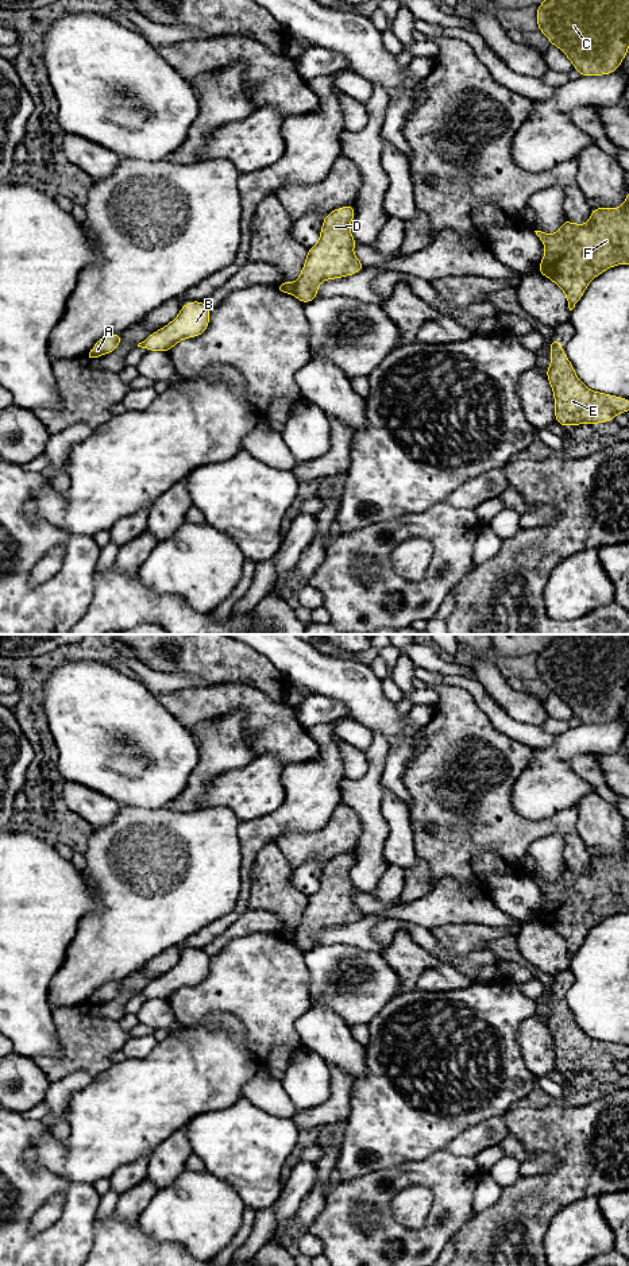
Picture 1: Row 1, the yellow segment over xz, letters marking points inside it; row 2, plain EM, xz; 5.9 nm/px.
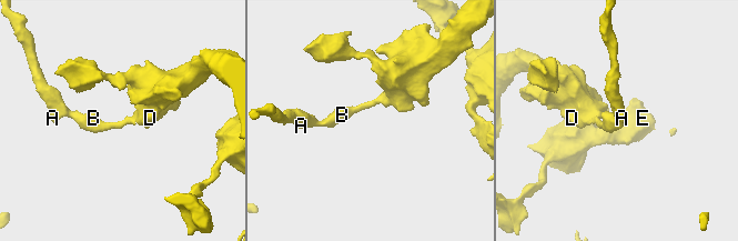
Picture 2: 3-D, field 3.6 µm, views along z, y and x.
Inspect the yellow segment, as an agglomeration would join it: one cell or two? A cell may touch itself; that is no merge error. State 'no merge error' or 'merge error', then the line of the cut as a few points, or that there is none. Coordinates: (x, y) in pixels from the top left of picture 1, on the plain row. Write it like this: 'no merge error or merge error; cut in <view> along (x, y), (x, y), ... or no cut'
merge error; cut in xz along (296, 931), (292, 940)

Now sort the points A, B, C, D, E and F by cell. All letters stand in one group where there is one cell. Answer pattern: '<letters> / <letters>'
A B / C D E F

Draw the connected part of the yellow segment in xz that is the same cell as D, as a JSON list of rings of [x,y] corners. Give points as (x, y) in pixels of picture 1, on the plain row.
[[[354,853],[331,858],[323,868],[319,889],[308,898],[306,907],[296,929],[293,942],[302,950],[320,945],[317,935],[323,929],[344,926],[366,916],[354,903],[356,892],[350,872],[355,865]]]

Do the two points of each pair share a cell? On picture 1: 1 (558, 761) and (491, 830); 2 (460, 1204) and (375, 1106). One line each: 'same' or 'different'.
1: different
2: different

